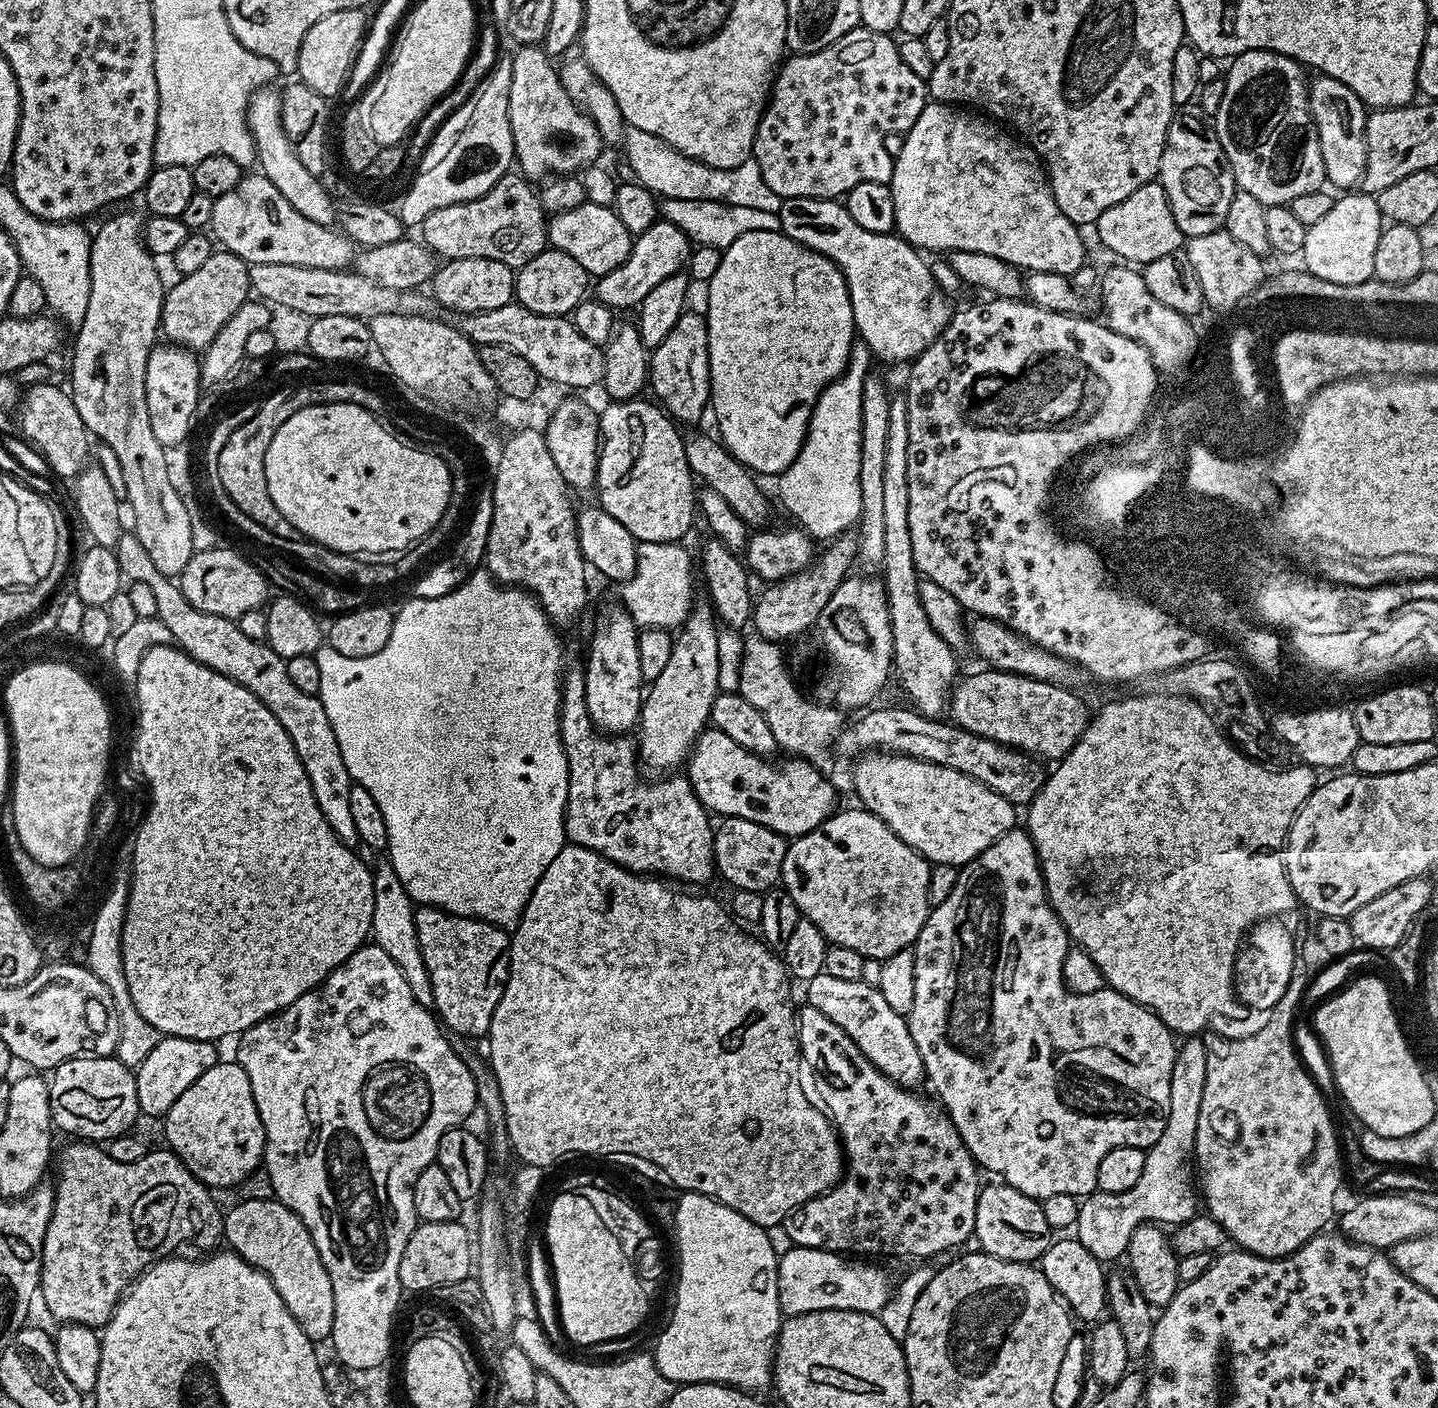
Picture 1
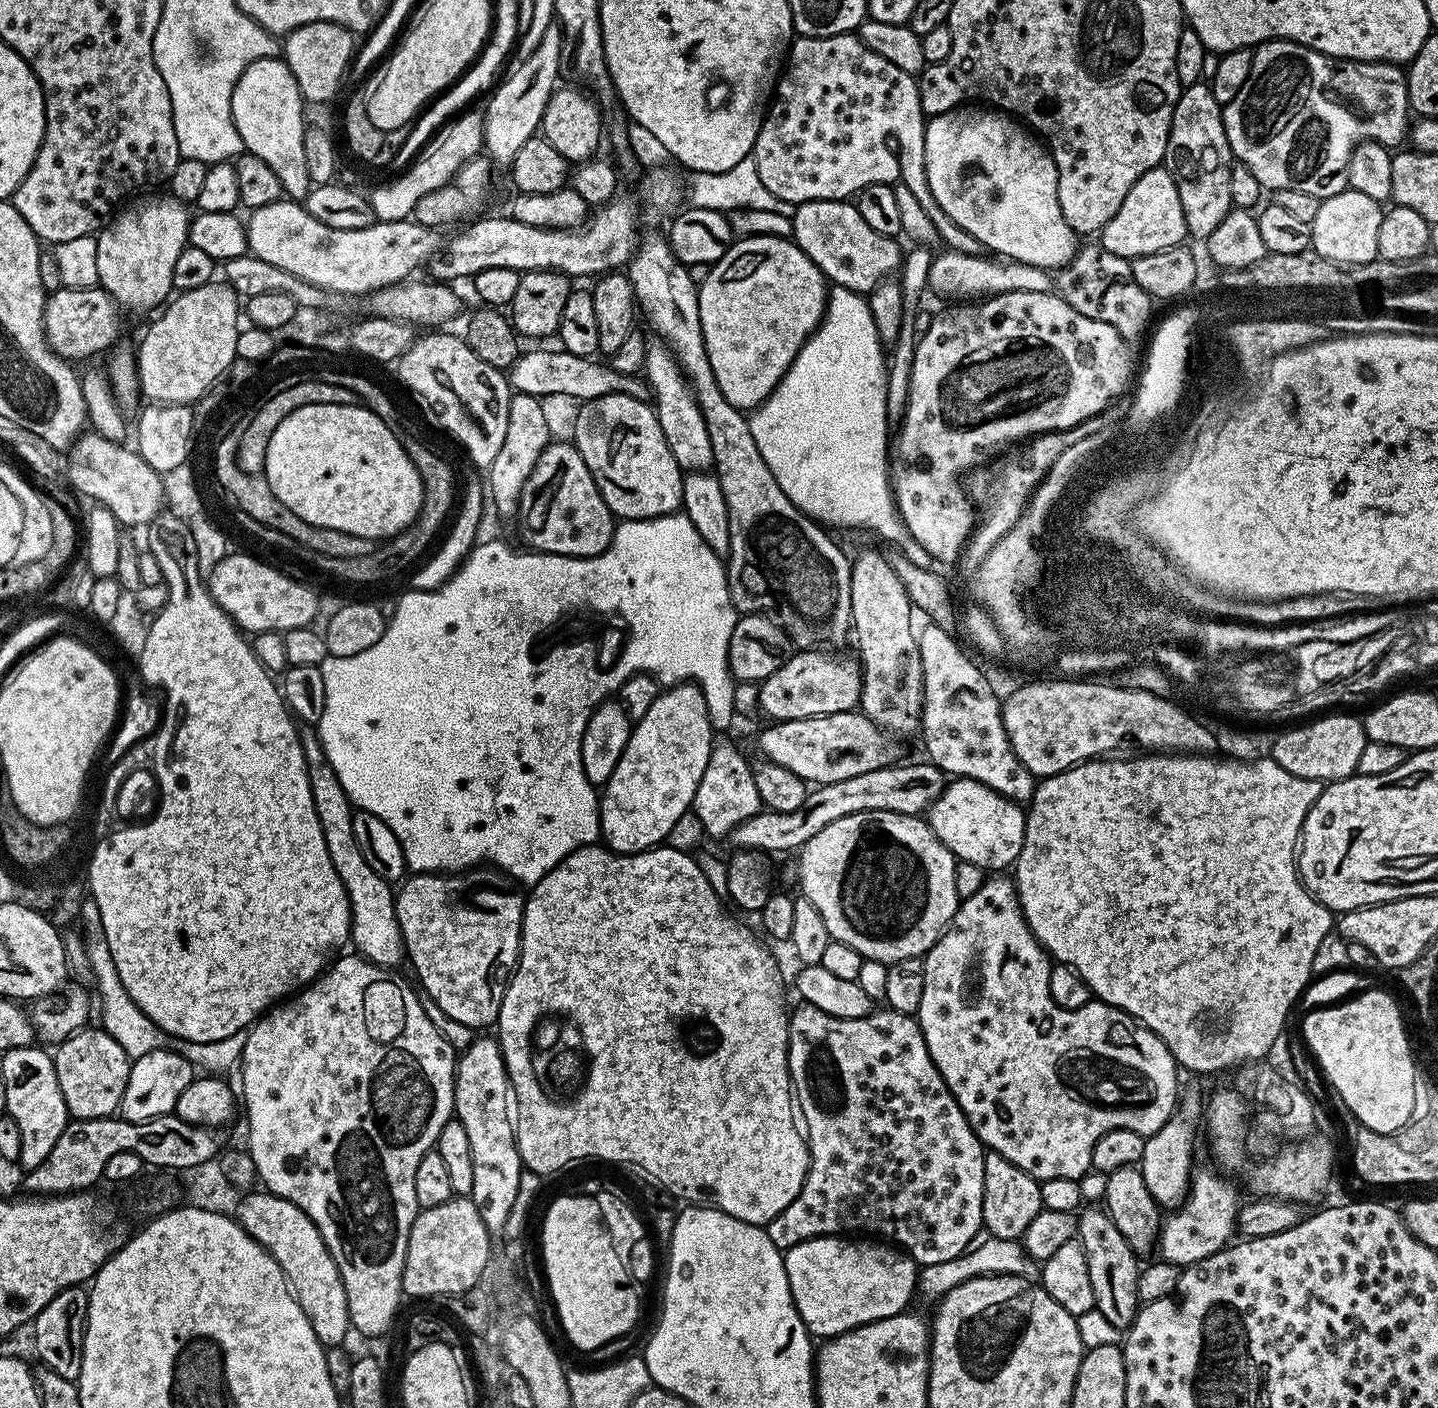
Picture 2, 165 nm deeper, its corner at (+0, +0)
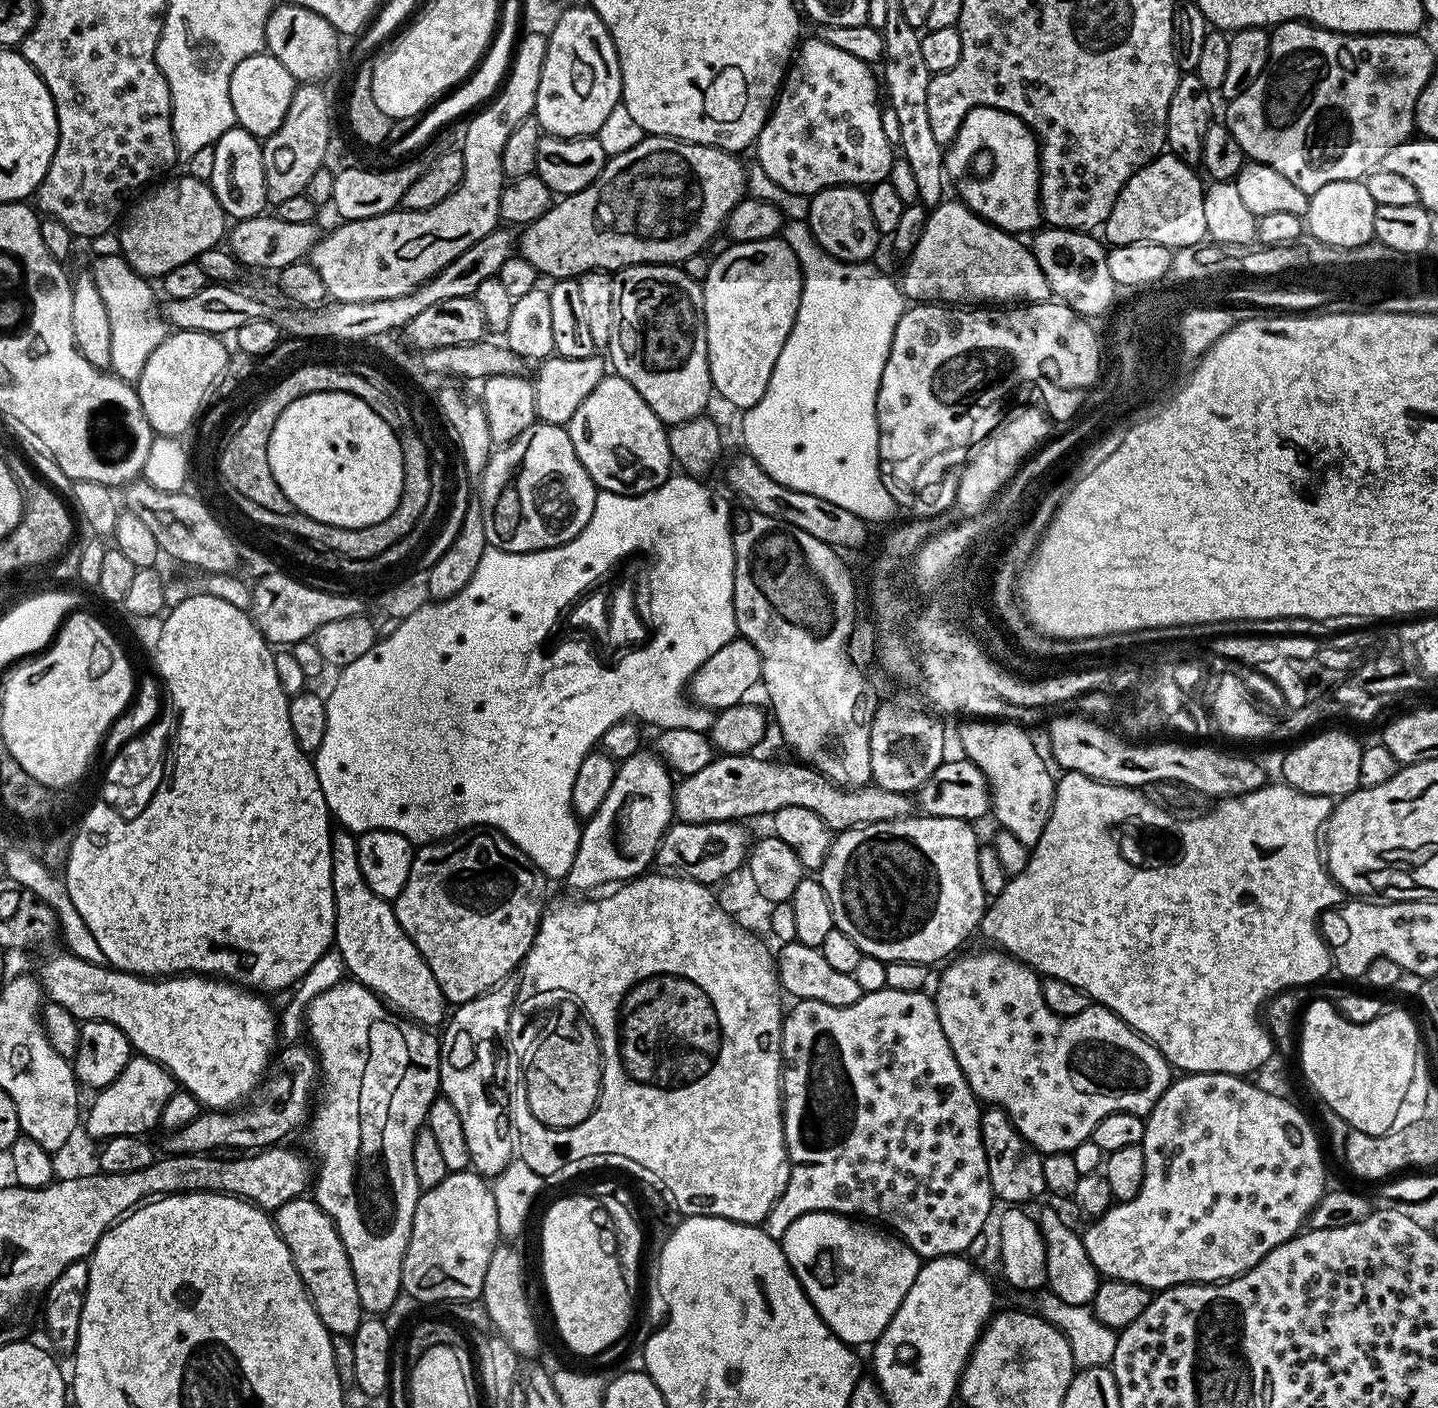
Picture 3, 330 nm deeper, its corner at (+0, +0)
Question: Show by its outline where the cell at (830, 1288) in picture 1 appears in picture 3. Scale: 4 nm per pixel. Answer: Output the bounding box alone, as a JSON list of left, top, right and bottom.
[782,1212,922,1346]

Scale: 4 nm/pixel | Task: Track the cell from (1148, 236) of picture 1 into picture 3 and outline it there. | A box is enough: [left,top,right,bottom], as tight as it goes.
[1102,154,1208,250]

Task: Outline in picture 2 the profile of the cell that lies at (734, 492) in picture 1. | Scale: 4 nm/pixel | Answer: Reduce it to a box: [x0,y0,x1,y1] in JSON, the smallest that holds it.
[509,350,650,402]

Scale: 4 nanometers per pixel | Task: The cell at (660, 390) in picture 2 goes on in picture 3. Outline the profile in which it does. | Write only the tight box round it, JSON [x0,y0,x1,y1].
[606,264,714,426]

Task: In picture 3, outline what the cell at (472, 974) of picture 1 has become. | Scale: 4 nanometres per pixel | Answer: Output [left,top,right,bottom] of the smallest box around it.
[394,826,546,1006]

